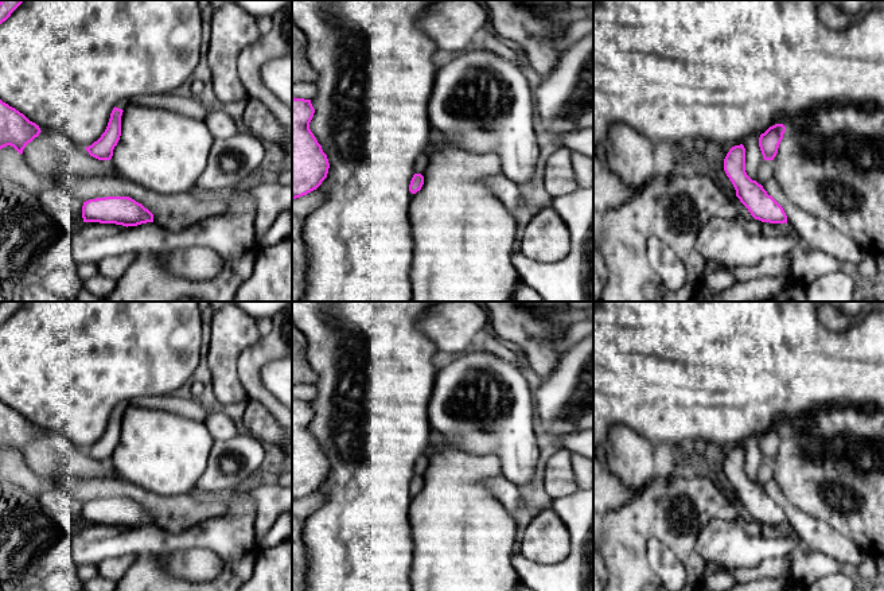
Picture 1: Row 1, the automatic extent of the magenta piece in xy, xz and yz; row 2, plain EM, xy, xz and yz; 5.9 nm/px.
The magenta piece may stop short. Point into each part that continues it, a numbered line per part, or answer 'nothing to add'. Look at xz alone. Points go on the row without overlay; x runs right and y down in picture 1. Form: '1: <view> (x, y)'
nothing to add

